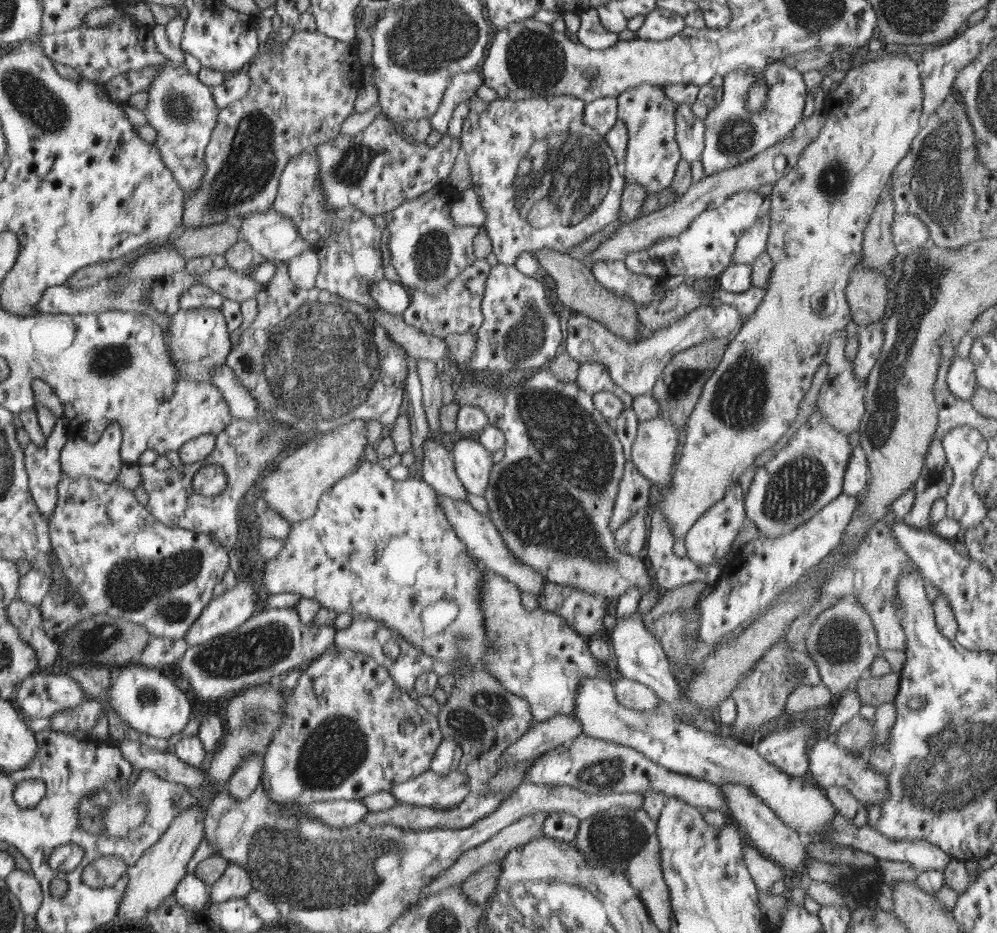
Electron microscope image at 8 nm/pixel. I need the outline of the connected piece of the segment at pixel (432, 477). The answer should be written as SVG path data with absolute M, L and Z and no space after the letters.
M427 435L424 445L424 466L421 479L429 483L437 494L457 500L466 499L464 483L458 478L456 463L451 456L449 440Z

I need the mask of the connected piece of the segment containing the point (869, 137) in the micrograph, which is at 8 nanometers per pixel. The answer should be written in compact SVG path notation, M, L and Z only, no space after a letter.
M879 55L874 61L862 64L852 64L847 70L846 75L838 84L836 89L826 92L827 102L823 109L828 115L826 126L822 126L822 132L814 142L804 148L800 154L798 162L786 176L778 180L773 186L771 198L771 221L770 232L767 240L766 252L771 257L774 268L770 274L770 280L766 287L766 294L758 304L756 312L746 320L742 321L739 330L734 334L734 338L727 344L723 359L713 370L713 373L703 386L702 394L694 411L690 413L687 424L686 441L683 446L683 453L678 458L673 470L673 479L669 484L669 489L662 493L663 500L659 503L659 508L665 516L665 520L671 526L671 533L675 538L685 538L690 527L708 510L713 504L720 502L728 489L738 481L744 474L748 466L754 464L754 460L768 448L772 448L778 440L784 438L784 434L790 430L792 422L798 416L798 406L802 402L806 392L812 384L812 377L820 368L822 362L827 360L827 350L830 339L836 332L844 332L846 324L852 319L850 307L845 297L845 288L848 284L850 275L854 272L856 264L861 262L863 250L863 236L868 226L870 217L874 214L875 206L881 199L881 194L887 191L887 187L896 166L901 163L902 158L910 151L914 138L920 133L923 110L922 110L922 79L920 66L906 57L896 55Z

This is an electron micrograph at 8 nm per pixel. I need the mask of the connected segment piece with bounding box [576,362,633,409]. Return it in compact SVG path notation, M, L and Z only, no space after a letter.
M600 362L581 363L577 372L576 383L582 390L586 390L590 394L596 394L603 390L617 393L623 407L632 408L633 398L613 381L608 367Z

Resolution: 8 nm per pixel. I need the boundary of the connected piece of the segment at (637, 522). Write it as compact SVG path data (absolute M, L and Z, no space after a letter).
M645 510L635 512L614 534L620 549L634 557L638 557L643 544L646 544L648 528L645 516Z

